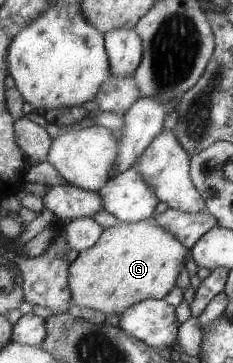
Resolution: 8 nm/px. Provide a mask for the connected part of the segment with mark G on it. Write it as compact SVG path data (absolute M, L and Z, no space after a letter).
M154 217L138 222L121 222L107 228L101 239L89 249L82 251L70 264L70 288L72 293L71 311L75 308L89 308L109 315L121 315L133 304L148 299L164 299L177 283L181 269L185 267L185 255L189 243L176 238L162 226L158 226Z

